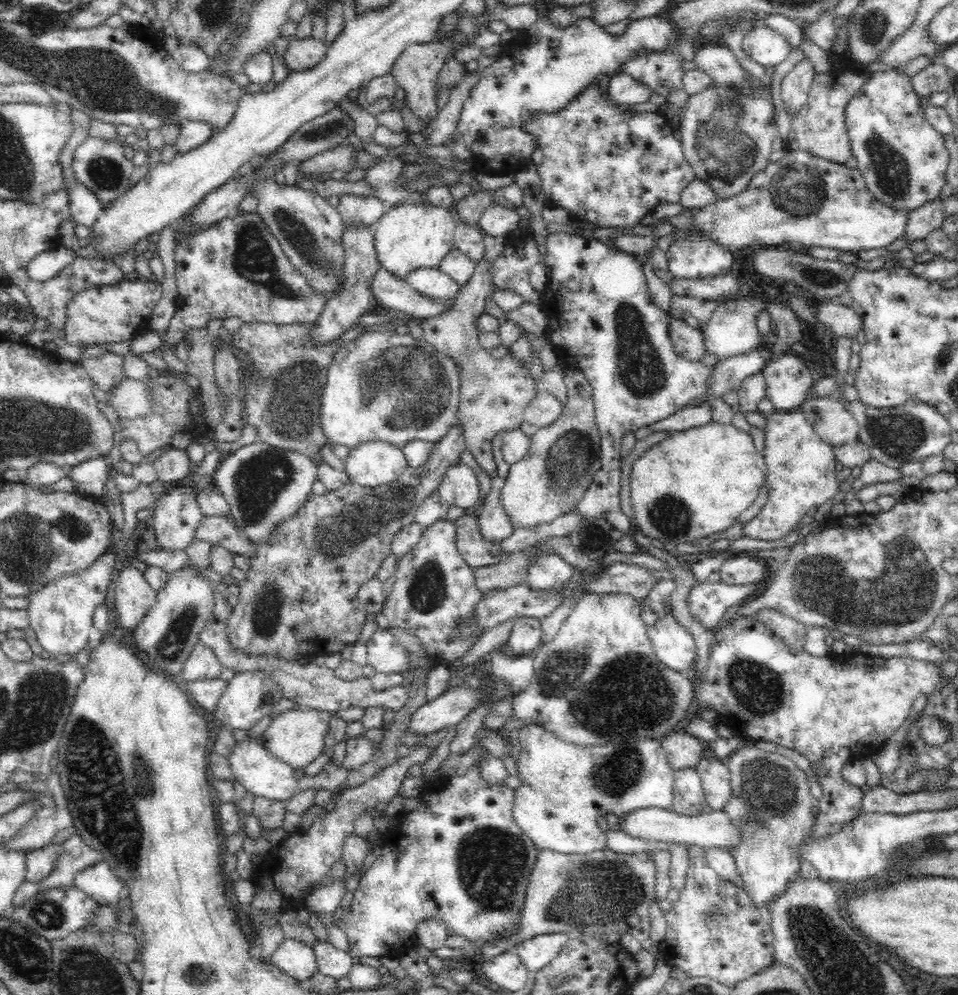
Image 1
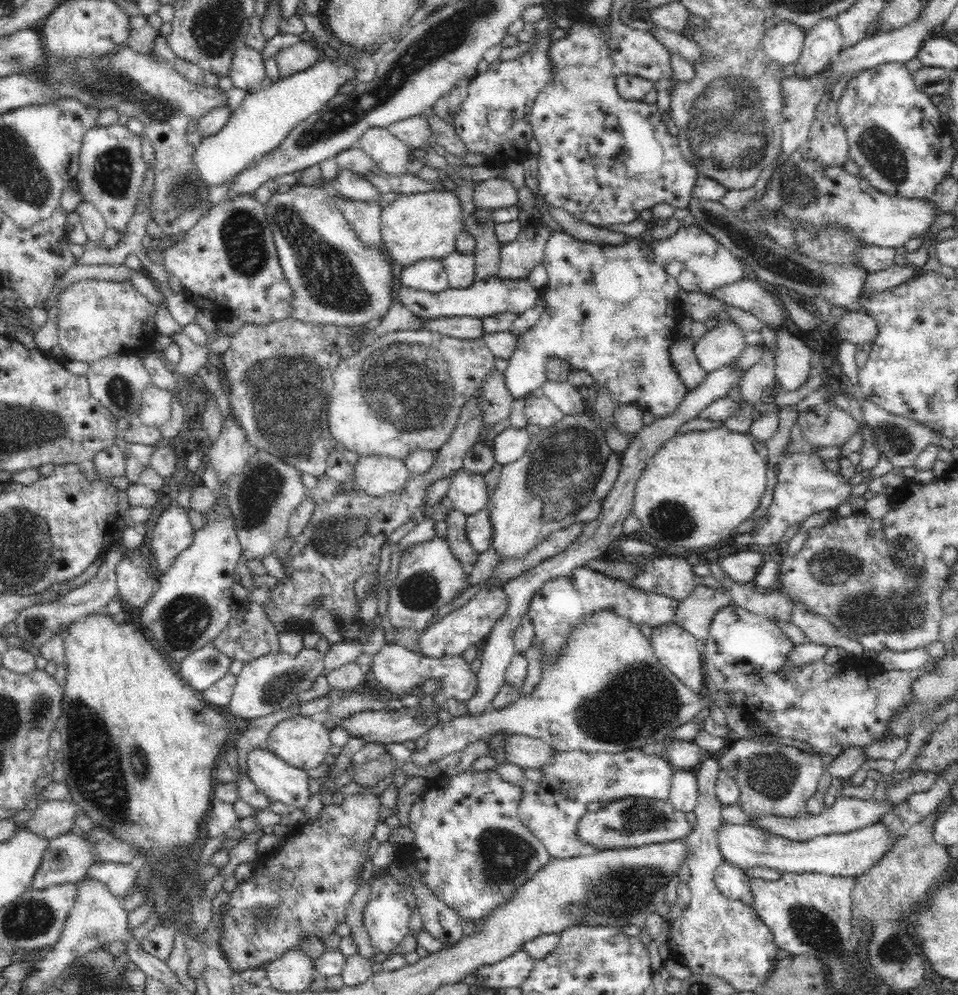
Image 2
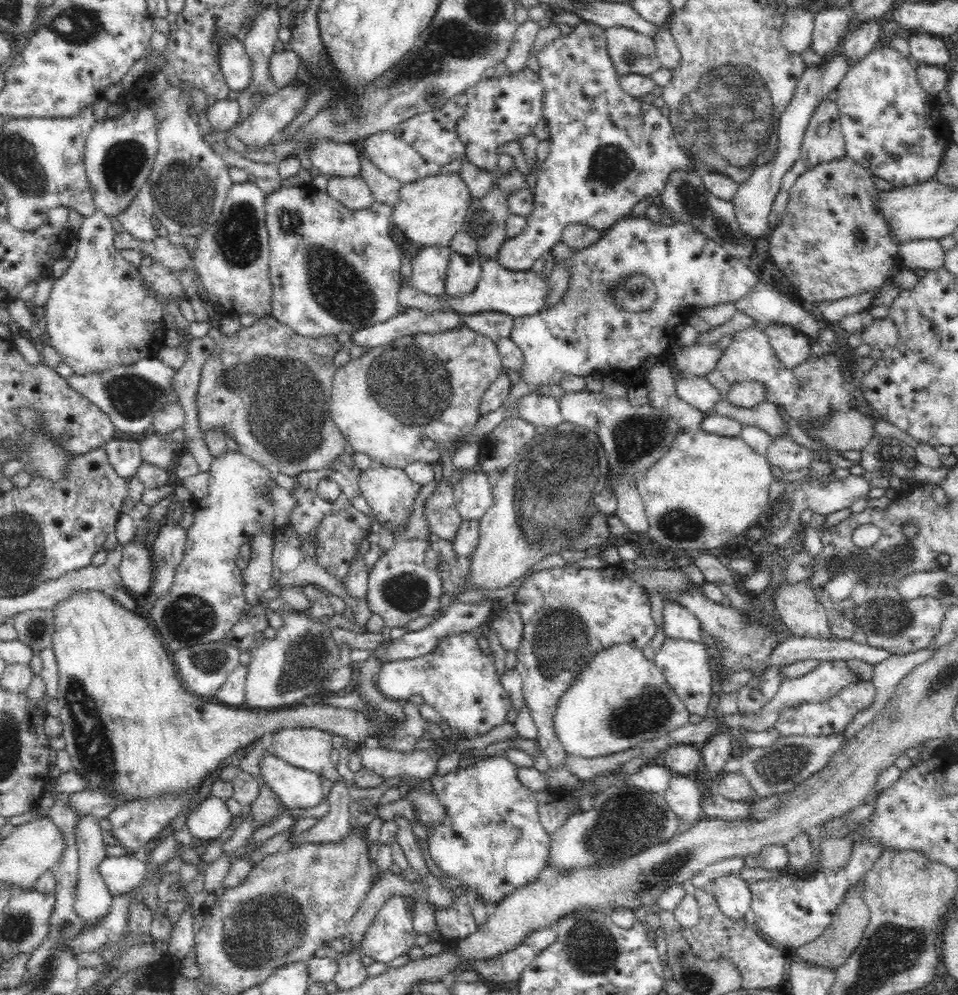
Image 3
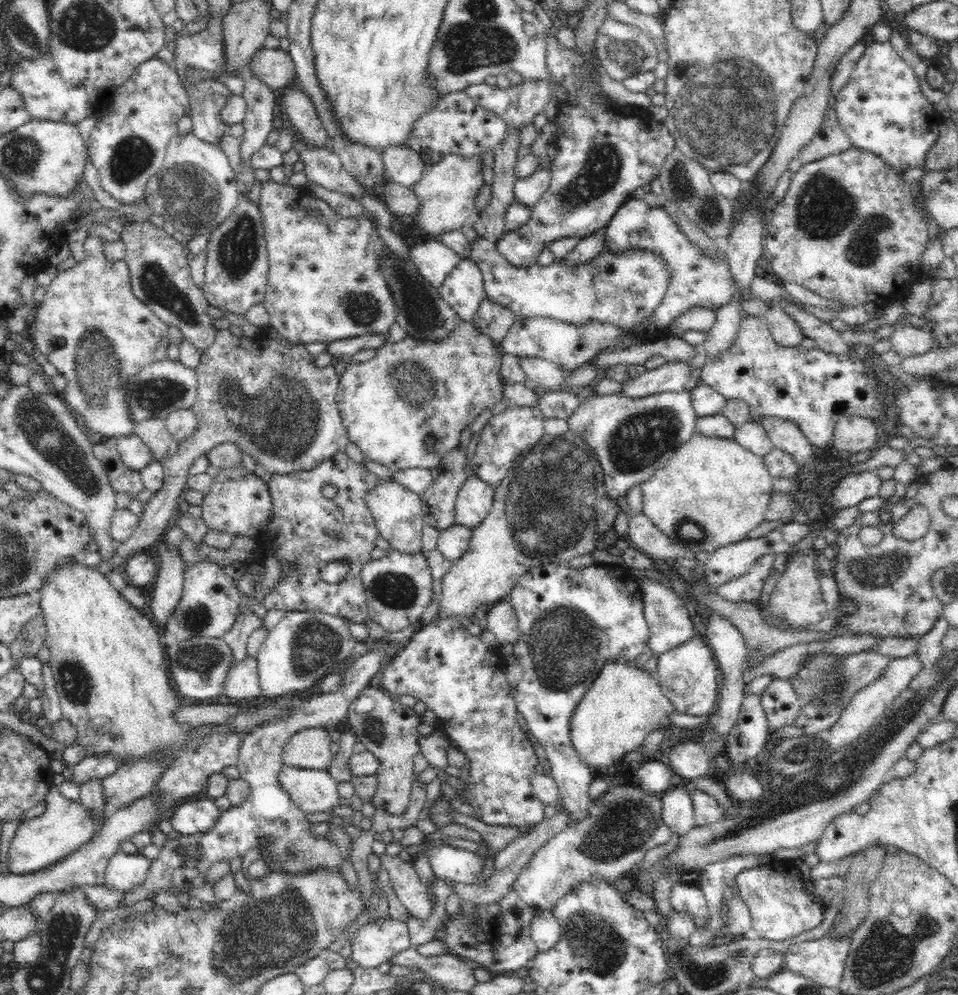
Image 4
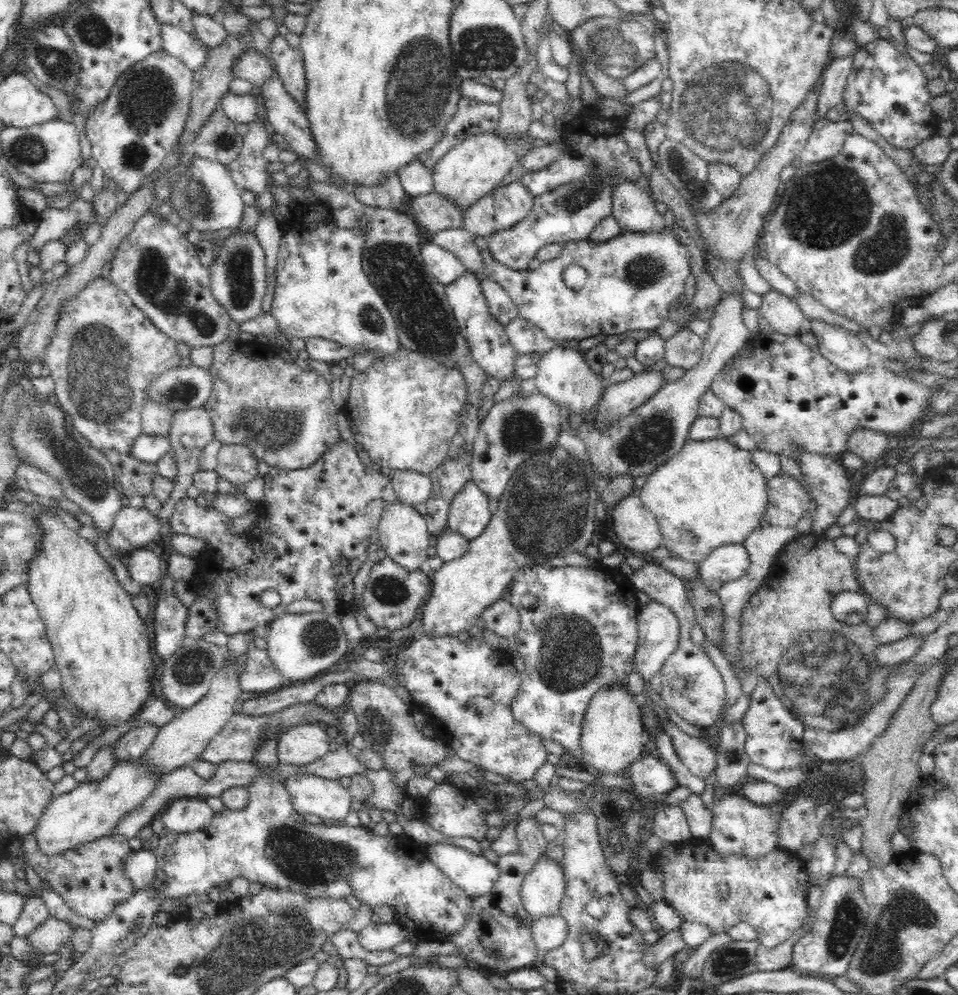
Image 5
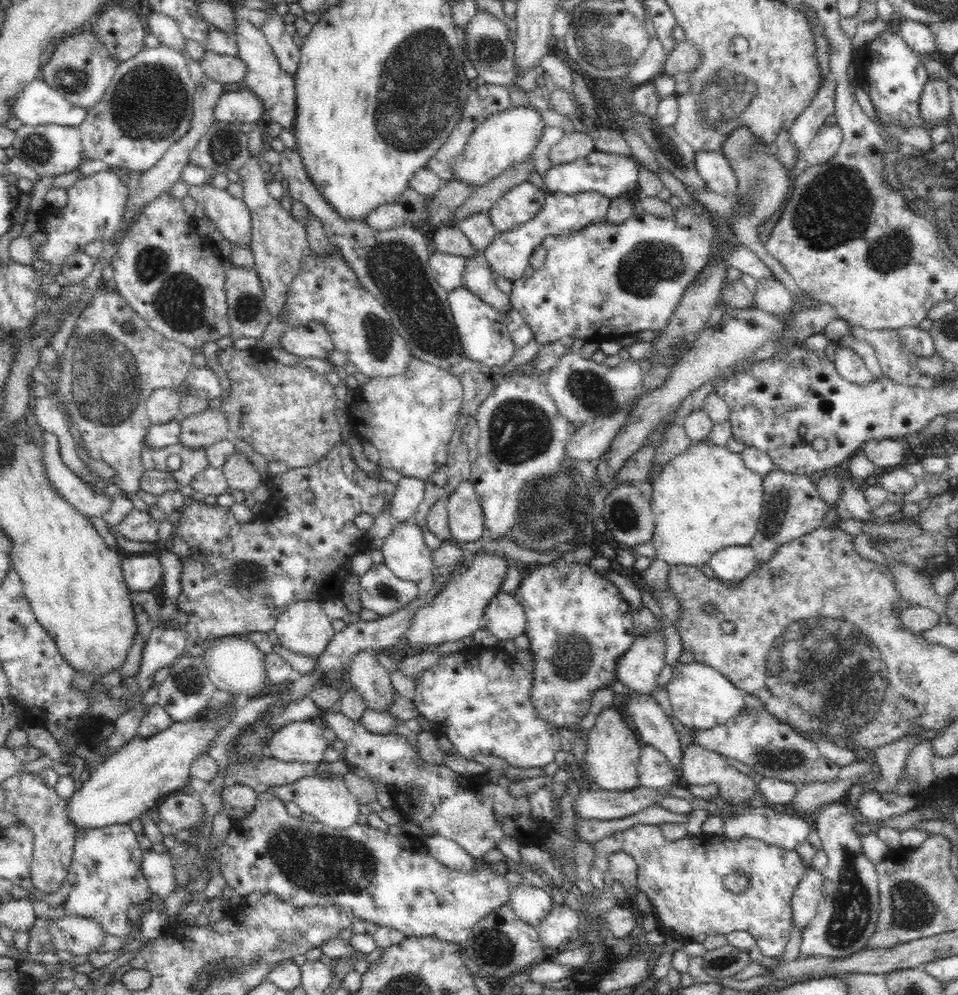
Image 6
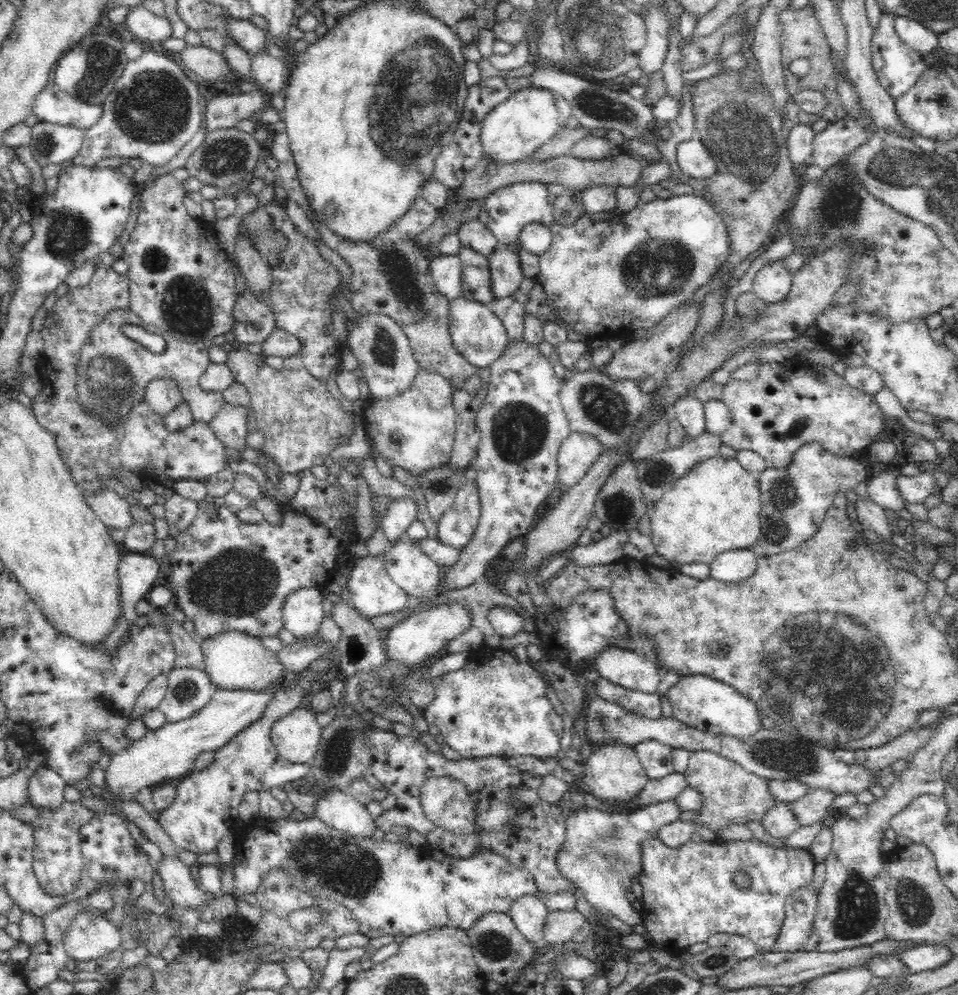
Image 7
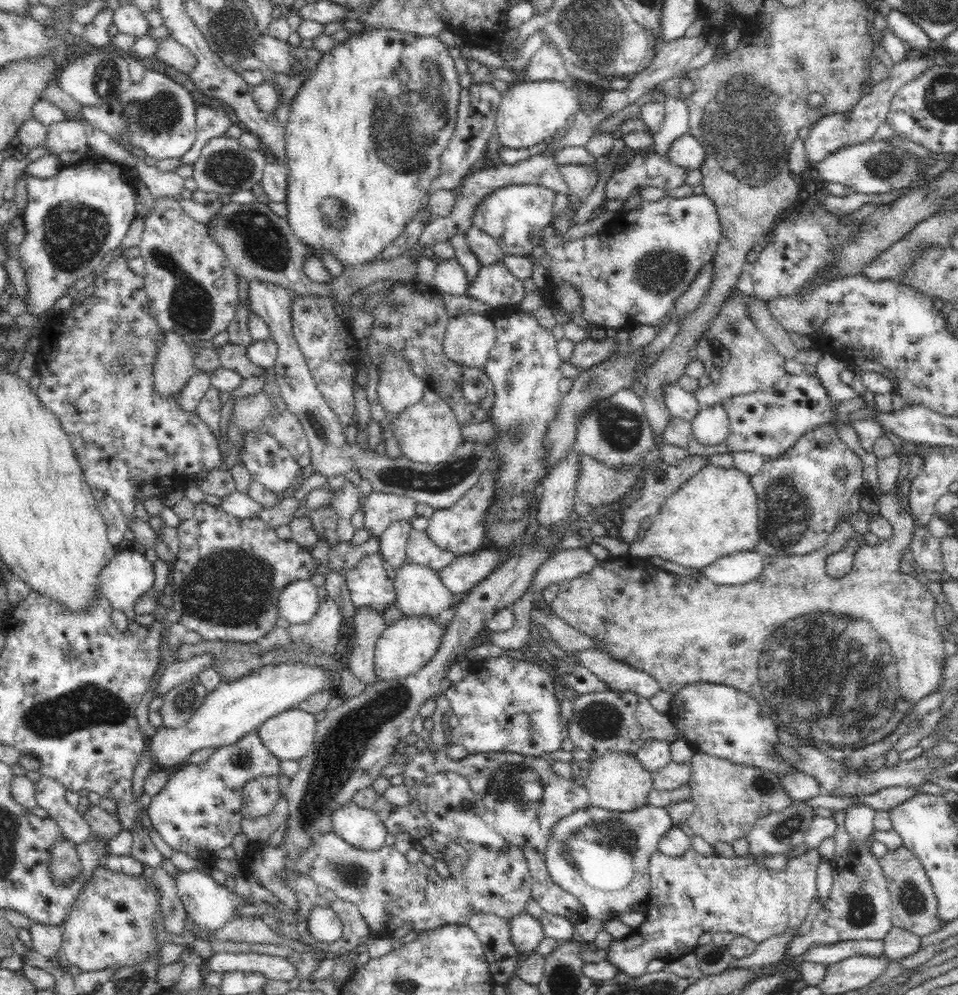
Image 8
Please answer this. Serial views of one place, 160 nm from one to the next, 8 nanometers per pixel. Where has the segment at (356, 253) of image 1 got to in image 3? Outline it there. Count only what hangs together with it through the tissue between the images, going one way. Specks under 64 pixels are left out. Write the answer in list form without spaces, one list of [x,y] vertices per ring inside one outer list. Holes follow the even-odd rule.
[[[327,175],[326,192],[350,210],[362,210],[375,200],[369,184],[361,177]]]

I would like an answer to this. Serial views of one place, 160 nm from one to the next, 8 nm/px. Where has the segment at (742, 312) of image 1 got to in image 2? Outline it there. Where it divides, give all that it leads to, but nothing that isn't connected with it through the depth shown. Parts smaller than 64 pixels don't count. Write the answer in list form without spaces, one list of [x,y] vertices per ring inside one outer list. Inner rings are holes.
[[[719,321],[694,344],[698,365],[707,373],[730,365],[744,350],[743,330],[734,321]]]

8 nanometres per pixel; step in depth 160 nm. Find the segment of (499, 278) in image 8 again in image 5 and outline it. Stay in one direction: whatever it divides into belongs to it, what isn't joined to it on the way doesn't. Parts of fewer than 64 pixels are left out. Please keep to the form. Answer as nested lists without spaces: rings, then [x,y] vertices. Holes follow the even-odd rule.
[[[585,107],[563,130],[565,143],[575,156],[589,156],[595,164],[593,175],[581,181],[563,184],[534,197],[533,208],[518,225],[496,231],[488,238],[488,251],[494,261],[512,270],[524,270],[539,248],[548,243],[564,243],[589,238],[590,233],[608,214],[613,214],[612,188],[618,178],[638,180],[638,159],[622,137],[624,120],[613,120]]]

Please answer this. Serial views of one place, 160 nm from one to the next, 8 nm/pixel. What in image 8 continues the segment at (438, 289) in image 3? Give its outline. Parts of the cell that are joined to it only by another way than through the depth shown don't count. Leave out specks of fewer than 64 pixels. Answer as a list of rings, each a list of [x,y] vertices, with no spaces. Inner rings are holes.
[[[456,258],[442,259],[442,262],[435,266],[433,278],[440,292],[454,294],[454,296],[464,294],[469,286],[466,271]]]

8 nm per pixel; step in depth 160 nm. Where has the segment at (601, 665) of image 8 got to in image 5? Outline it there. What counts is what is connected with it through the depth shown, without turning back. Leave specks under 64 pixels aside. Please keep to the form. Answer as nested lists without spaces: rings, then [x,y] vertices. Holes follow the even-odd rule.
[[[652,599],[648,605],[639,609],[637,618],[638,644],[634,650],[634,672],[638,672],[647,685],[658,682],[659,670],[664,661],[676,650],[679,640],[679,626],[676,615],[664,604]]]

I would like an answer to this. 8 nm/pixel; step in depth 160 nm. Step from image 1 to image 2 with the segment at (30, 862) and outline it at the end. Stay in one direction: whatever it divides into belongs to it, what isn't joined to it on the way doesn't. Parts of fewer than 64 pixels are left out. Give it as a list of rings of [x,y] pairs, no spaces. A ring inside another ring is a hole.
[[[72,832],[49,840],[31,888],[83,882],[88,867],[98,860],[93,842]]]

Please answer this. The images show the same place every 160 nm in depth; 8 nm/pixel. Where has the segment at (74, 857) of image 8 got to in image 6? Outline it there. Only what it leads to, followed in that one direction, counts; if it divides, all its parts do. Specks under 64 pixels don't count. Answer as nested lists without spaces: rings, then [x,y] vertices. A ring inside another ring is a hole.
[[[19,772],[1,782],[6,802],[3,810],[17,816],[17,822],[33,834],[33,856],[30,874],[34,887],[41,894],[54,894],[67,880],[73,863],[73,848],[77,828],[69,819],[67,800],[60,798],[55,787],[46,787],[42,777],[34,773]]]

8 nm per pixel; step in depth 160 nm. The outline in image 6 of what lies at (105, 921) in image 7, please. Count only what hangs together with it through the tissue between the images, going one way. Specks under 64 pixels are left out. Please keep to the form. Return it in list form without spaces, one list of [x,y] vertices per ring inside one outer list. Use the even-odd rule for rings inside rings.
[[[68,914],[52,921],[50,935],[55,951],[61,950],[74,956],[99,952],[105,938],[104,929],[93,919]]]

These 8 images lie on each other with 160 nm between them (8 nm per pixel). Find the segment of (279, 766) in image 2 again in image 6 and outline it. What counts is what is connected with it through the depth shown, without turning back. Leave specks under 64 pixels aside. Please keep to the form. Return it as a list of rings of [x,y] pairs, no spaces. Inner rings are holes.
[[[312,774],[290,784],[274,784],[268,786],[267,794],[274,795],[280,800],[295,802],[306,814],[314,816],[317,822],[325,828],[349,829],[354,825],[359,826],[358,815],[360,814],[358,799],[346,788],[340,777],[320,776]]]

